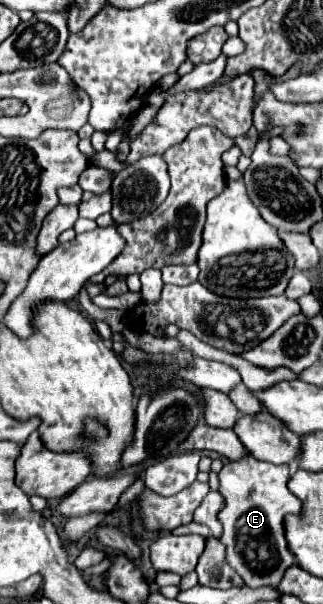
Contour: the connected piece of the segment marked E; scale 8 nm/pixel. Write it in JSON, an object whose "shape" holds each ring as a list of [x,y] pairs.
{"shape":[[[242,456],[240,460],[228,462],[218,474],[218,492],[224,496],[226,504],[218,514],[218,520],[224,526],[220,540],[226,546],[228,564],[252,588],[262,584],[276,586],[286,568],[294,564],[294,556],[290,556],[284,538],[284,516],[300,514],[302,502],[286,488],[288,476],[288,464],[276,466],[270,462],[260,462],[252,456]]]}

